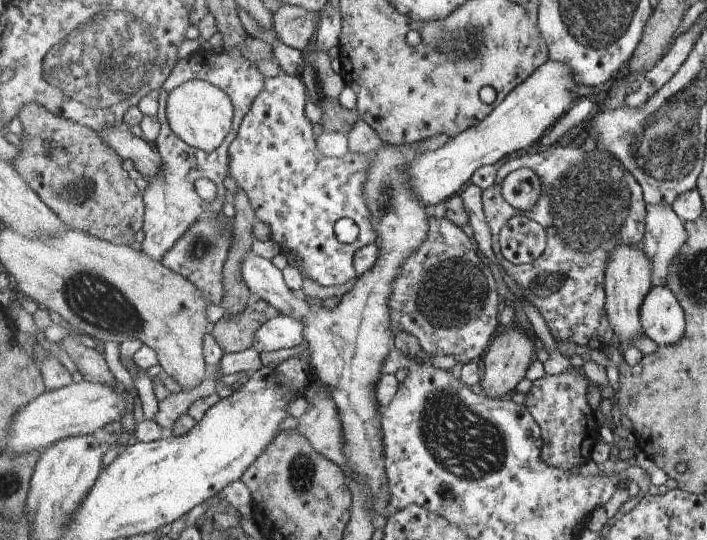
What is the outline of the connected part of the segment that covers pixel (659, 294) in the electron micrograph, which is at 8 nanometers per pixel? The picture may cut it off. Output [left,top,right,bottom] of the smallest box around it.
[641,286,688,346]

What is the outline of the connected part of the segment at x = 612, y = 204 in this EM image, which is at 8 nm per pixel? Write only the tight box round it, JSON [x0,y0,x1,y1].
[482,145,648,351]

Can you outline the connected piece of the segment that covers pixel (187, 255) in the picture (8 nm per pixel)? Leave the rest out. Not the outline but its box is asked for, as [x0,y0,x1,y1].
[162,215,232,305]

